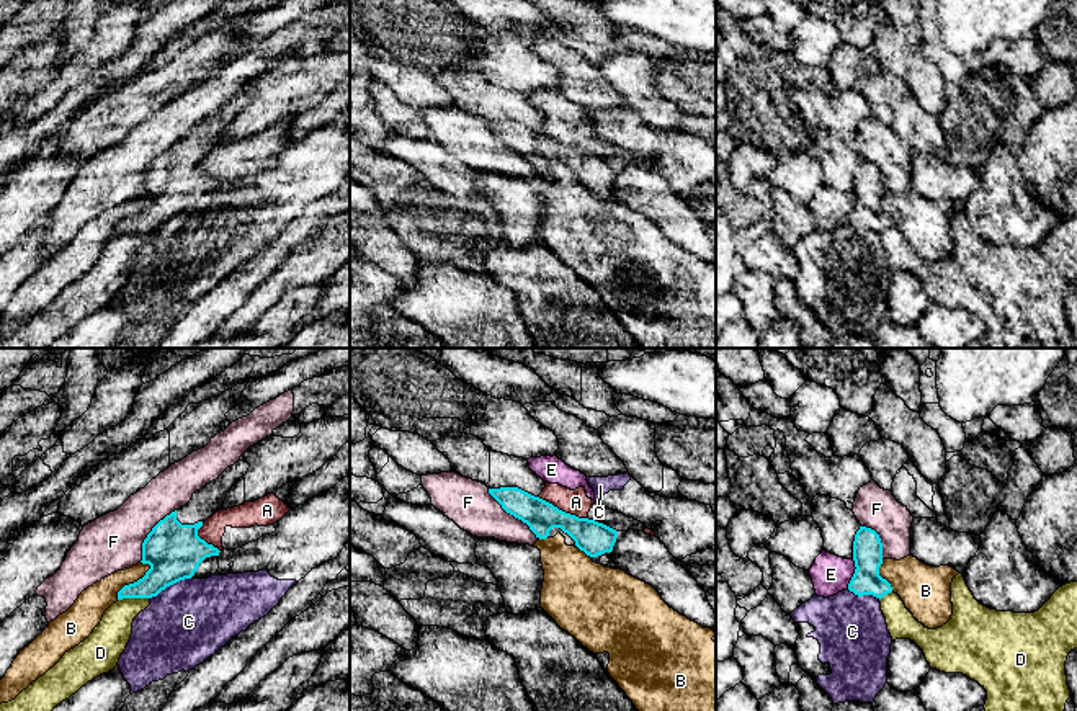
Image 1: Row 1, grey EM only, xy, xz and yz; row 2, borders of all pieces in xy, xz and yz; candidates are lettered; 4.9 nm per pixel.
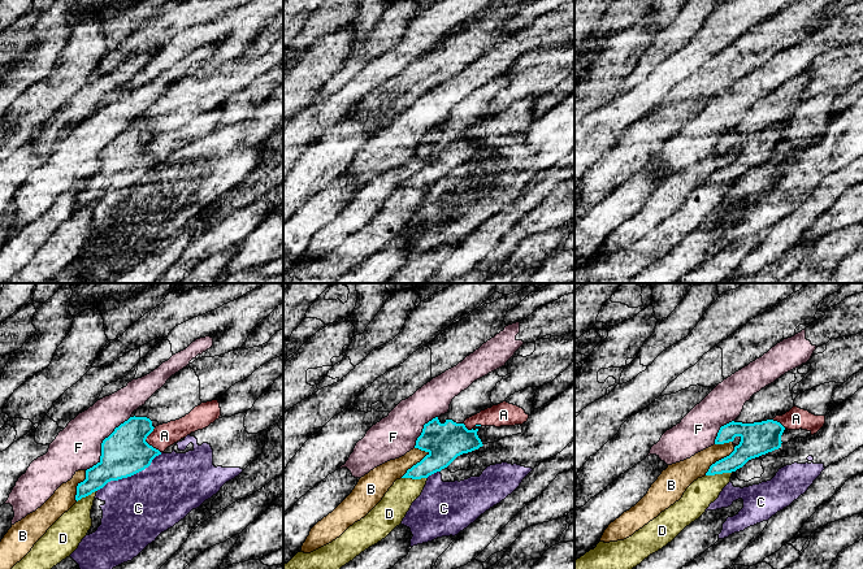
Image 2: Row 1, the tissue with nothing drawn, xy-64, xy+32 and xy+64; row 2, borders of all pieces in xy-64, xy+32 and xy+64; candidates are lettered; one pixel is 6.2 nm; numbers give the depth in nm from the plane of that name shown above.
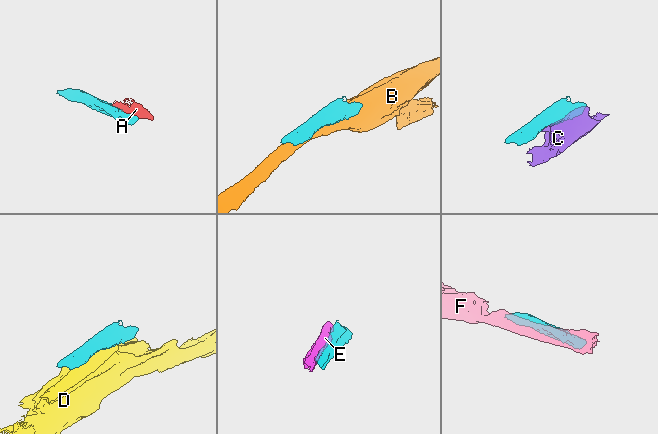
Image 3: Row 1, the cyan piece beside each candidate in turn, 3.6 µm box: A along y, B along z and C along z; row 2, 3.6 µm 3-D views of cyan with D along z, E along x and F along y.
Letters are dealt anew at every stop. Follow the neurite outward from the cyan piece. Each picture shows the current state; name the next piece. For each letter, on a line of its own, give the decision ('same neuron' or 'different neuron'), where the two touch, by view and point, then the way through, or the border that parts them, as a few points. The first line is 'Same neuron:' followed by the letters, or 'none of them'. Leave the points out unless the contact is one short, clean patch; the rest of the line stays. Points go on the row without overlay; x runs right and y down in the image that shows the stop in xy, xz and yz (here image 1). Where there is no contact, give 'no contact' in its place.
Same neuron: none of them
A: different neuron; meets cyan in xz at (561, 144)
B: different neuron; meets cyan in xy at (134, 216)
C: different neuron; meets cyan in xy at (170, 218); border along xy (192, 210), (167, 219), (151, 232)
D: different neuron; meets cyan in xy at (133, 231)
E: different neuron; meets cyan in yz at (855, 206)
F: different neuron; meets cyan in xy at (149, 167)

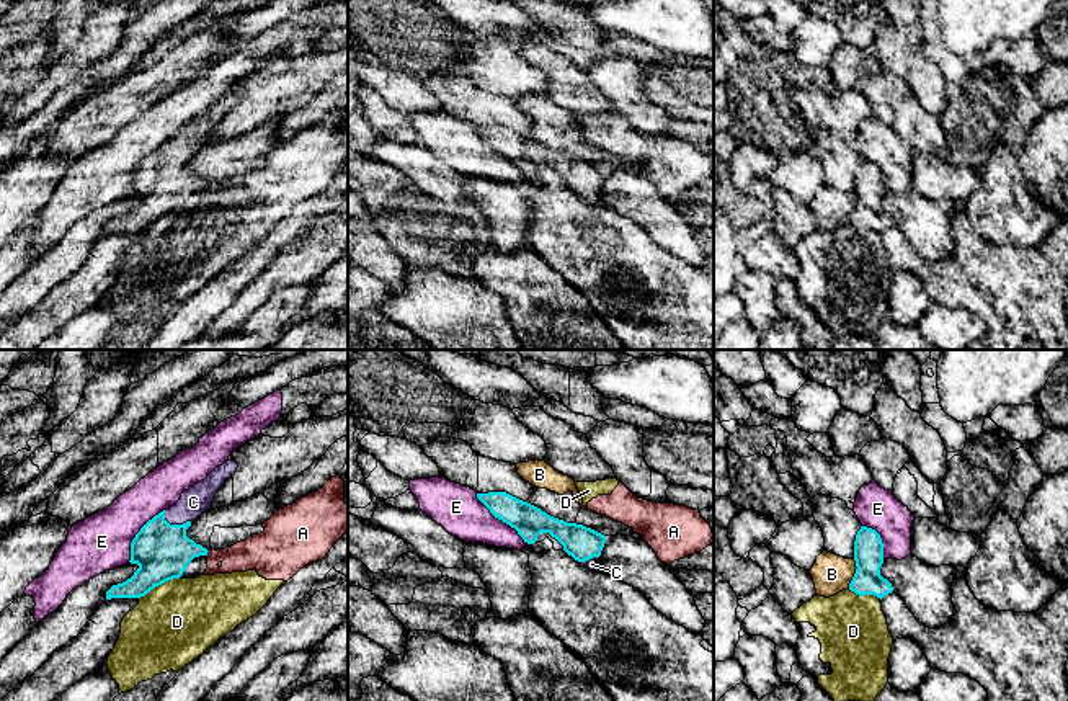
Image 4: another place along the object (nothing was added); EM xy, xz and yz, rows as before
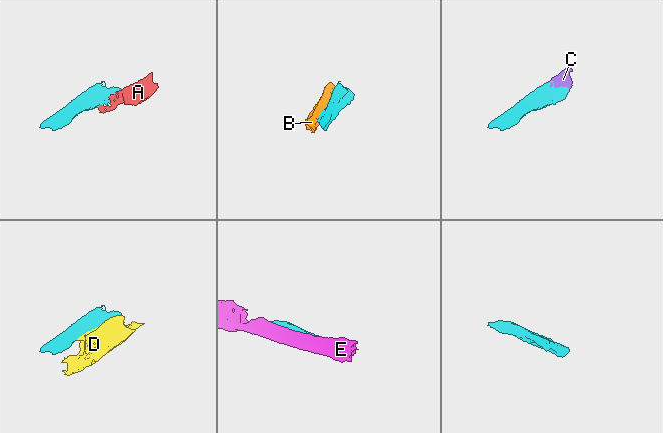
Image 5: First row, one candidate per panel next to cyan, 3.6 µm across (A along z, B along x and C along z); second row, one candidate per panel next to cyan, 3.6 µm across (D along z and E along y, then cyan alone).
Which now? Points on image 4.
Same neuron: C
A: different neuron; meets cyan in xy at (208, 185)
B: different neuron; meets cyan in yz at (856, 206)
C: same neuron; meets cyan in xy at (175, 159); runs through xy (162, 185), (162, 174), (175, 159), (193, 136)
D: different neuron; meets cyan in xy at (159, 218); border along xy (180, 209), (155, 219), (139, 232)
E: different neuron; meets cyan in xy at (137, 167)

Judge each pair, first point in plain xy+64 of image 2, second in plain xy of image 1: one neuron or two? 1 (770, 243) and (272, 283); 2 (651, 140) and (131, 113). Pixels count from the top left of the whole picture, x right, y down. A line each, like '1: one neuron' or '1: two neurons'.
1: two neurons
2: two neurons

